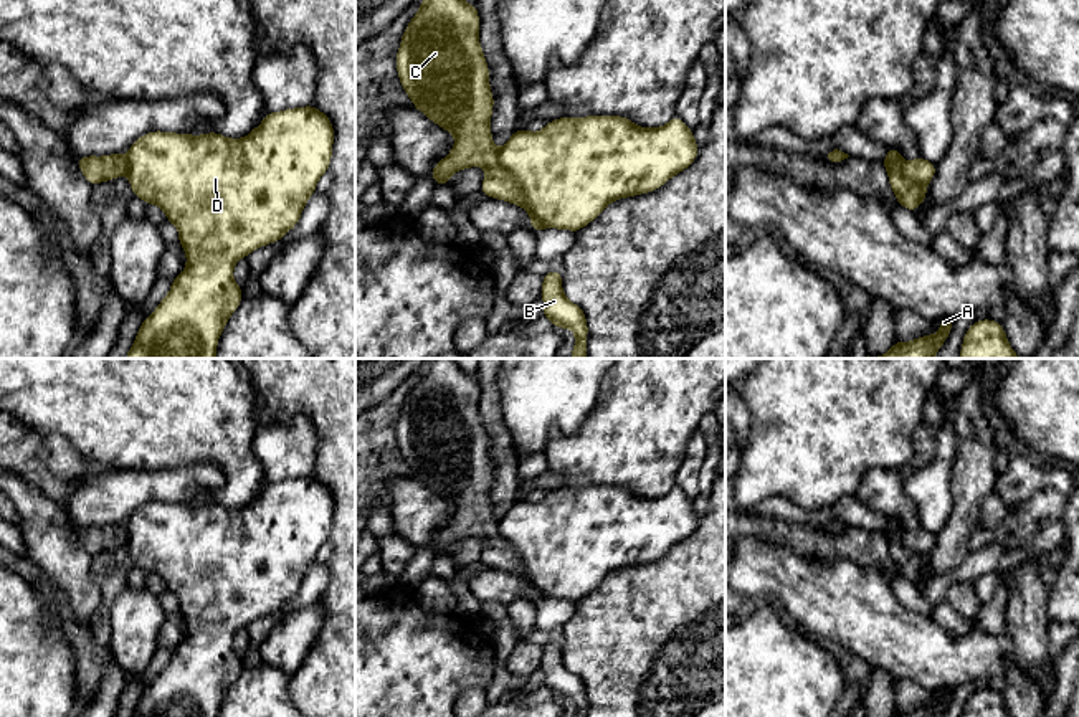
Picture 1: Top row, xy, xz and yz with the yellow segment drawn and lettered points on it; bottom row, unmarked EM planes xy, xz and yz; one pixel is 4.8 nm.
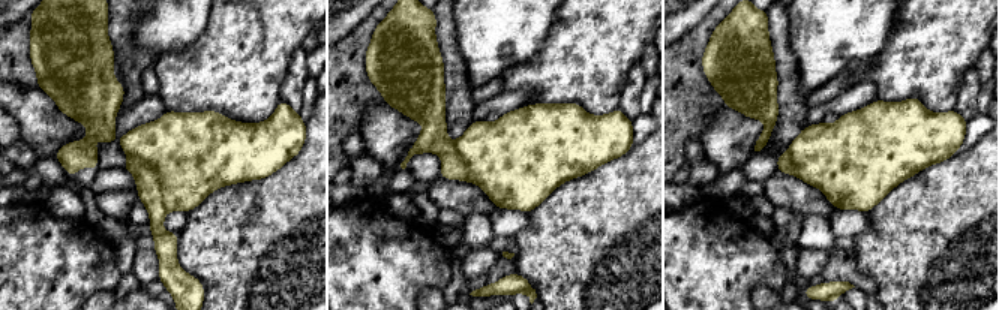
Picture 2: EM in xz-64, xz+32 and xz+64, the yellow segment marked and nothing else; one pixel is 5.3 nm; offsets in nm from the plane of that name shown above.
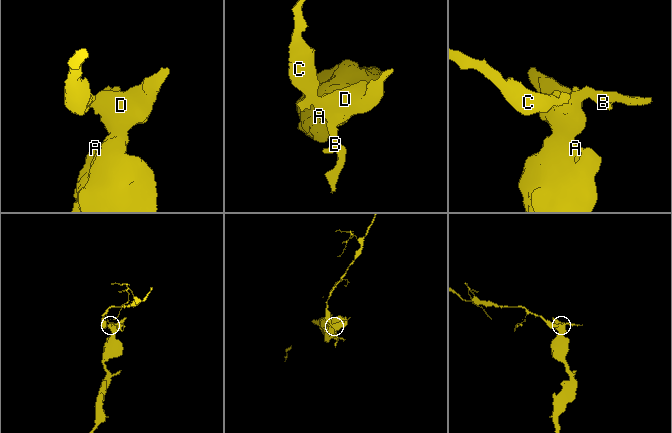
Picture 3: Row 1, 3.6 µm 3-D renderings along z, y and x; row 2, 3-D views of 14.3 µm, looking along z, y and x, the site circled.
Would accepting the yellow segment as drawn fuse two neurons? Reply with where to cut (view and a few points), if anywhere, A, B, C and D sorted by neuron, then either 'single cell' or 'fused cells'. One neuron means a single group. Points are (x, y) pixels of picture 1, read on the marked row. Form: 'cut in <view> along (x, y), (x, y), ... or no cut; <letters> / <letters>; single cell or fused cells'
cut in xz along (496, 151), (496, 161), (514, 177), (529, 208), (542, 227); A D / B C; fused cells

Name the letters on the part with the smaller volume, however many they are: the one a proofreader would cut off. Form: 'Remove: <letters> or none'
Remove: B, C

